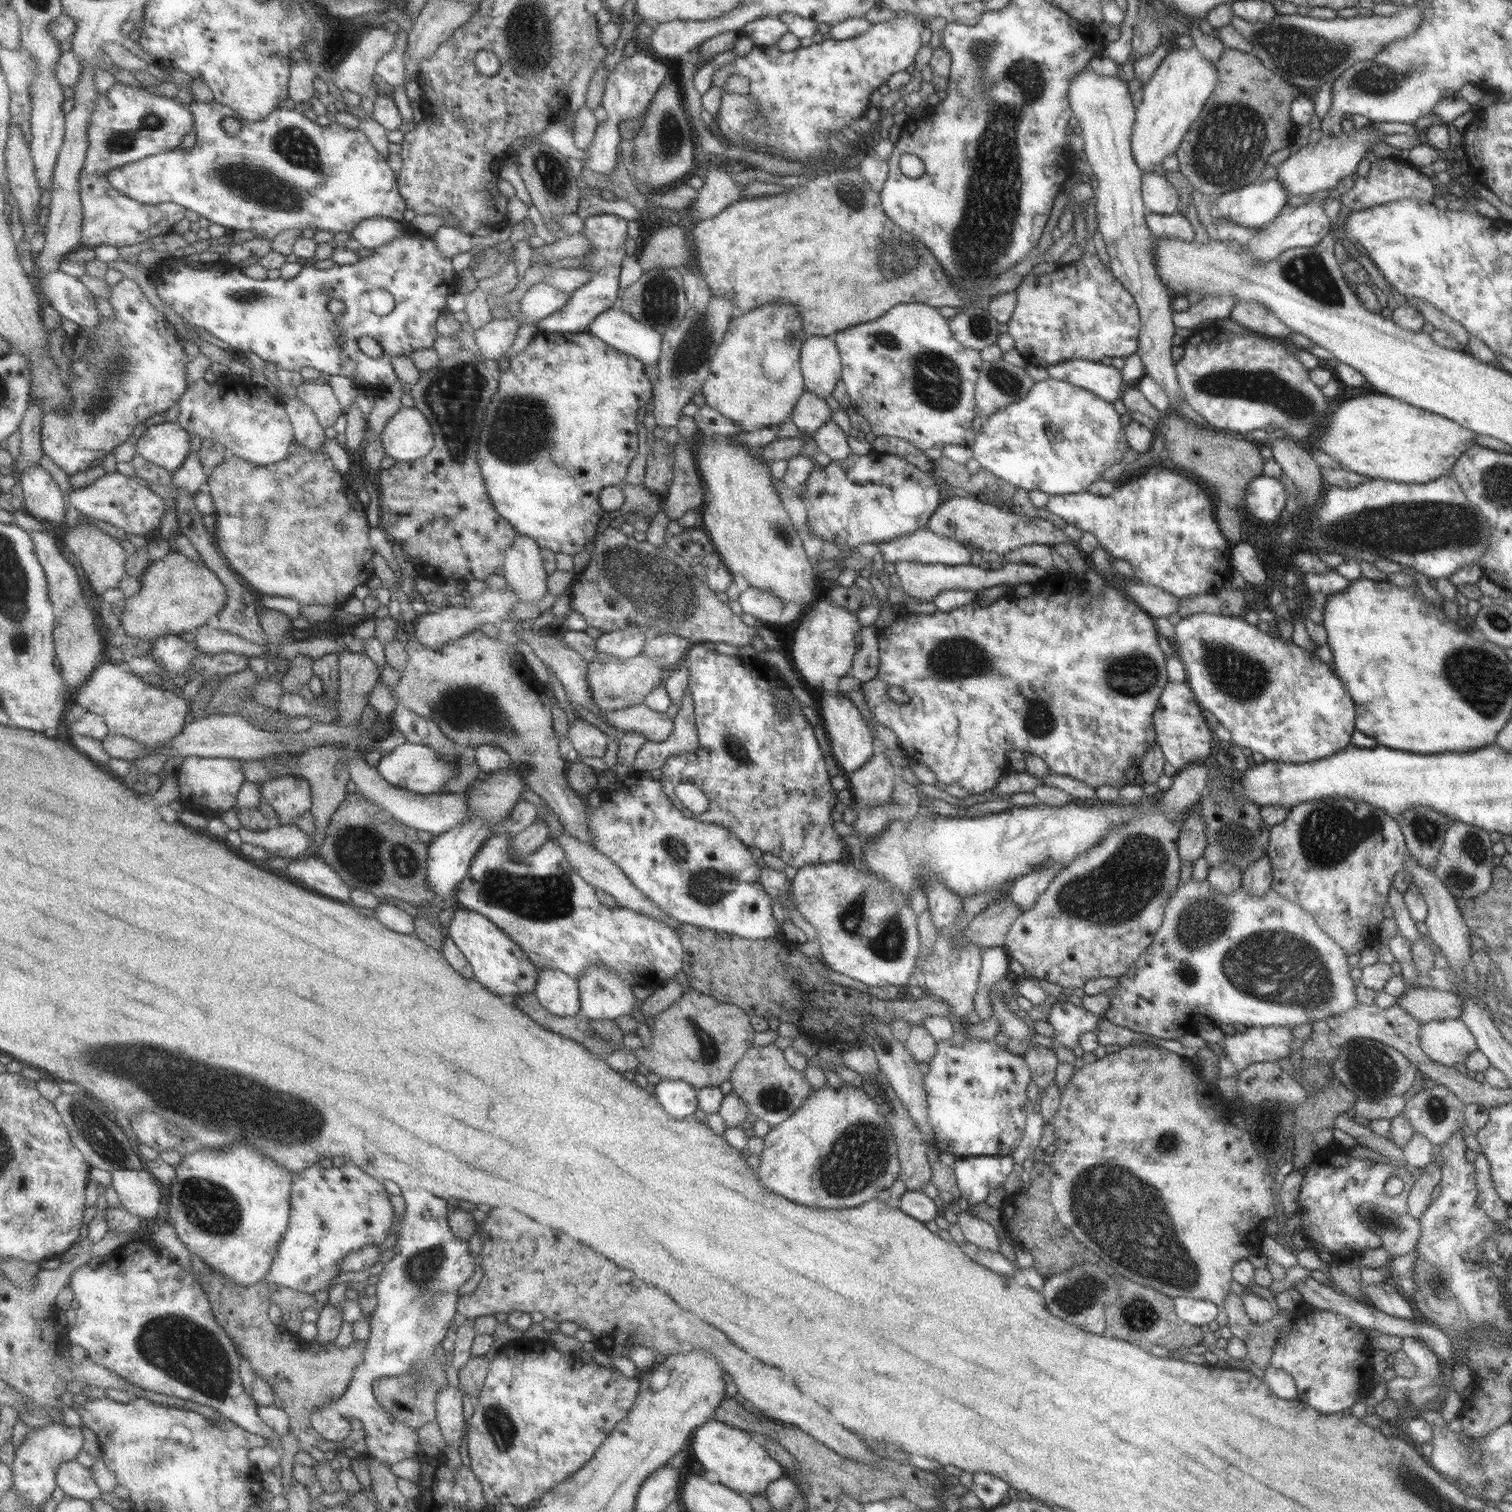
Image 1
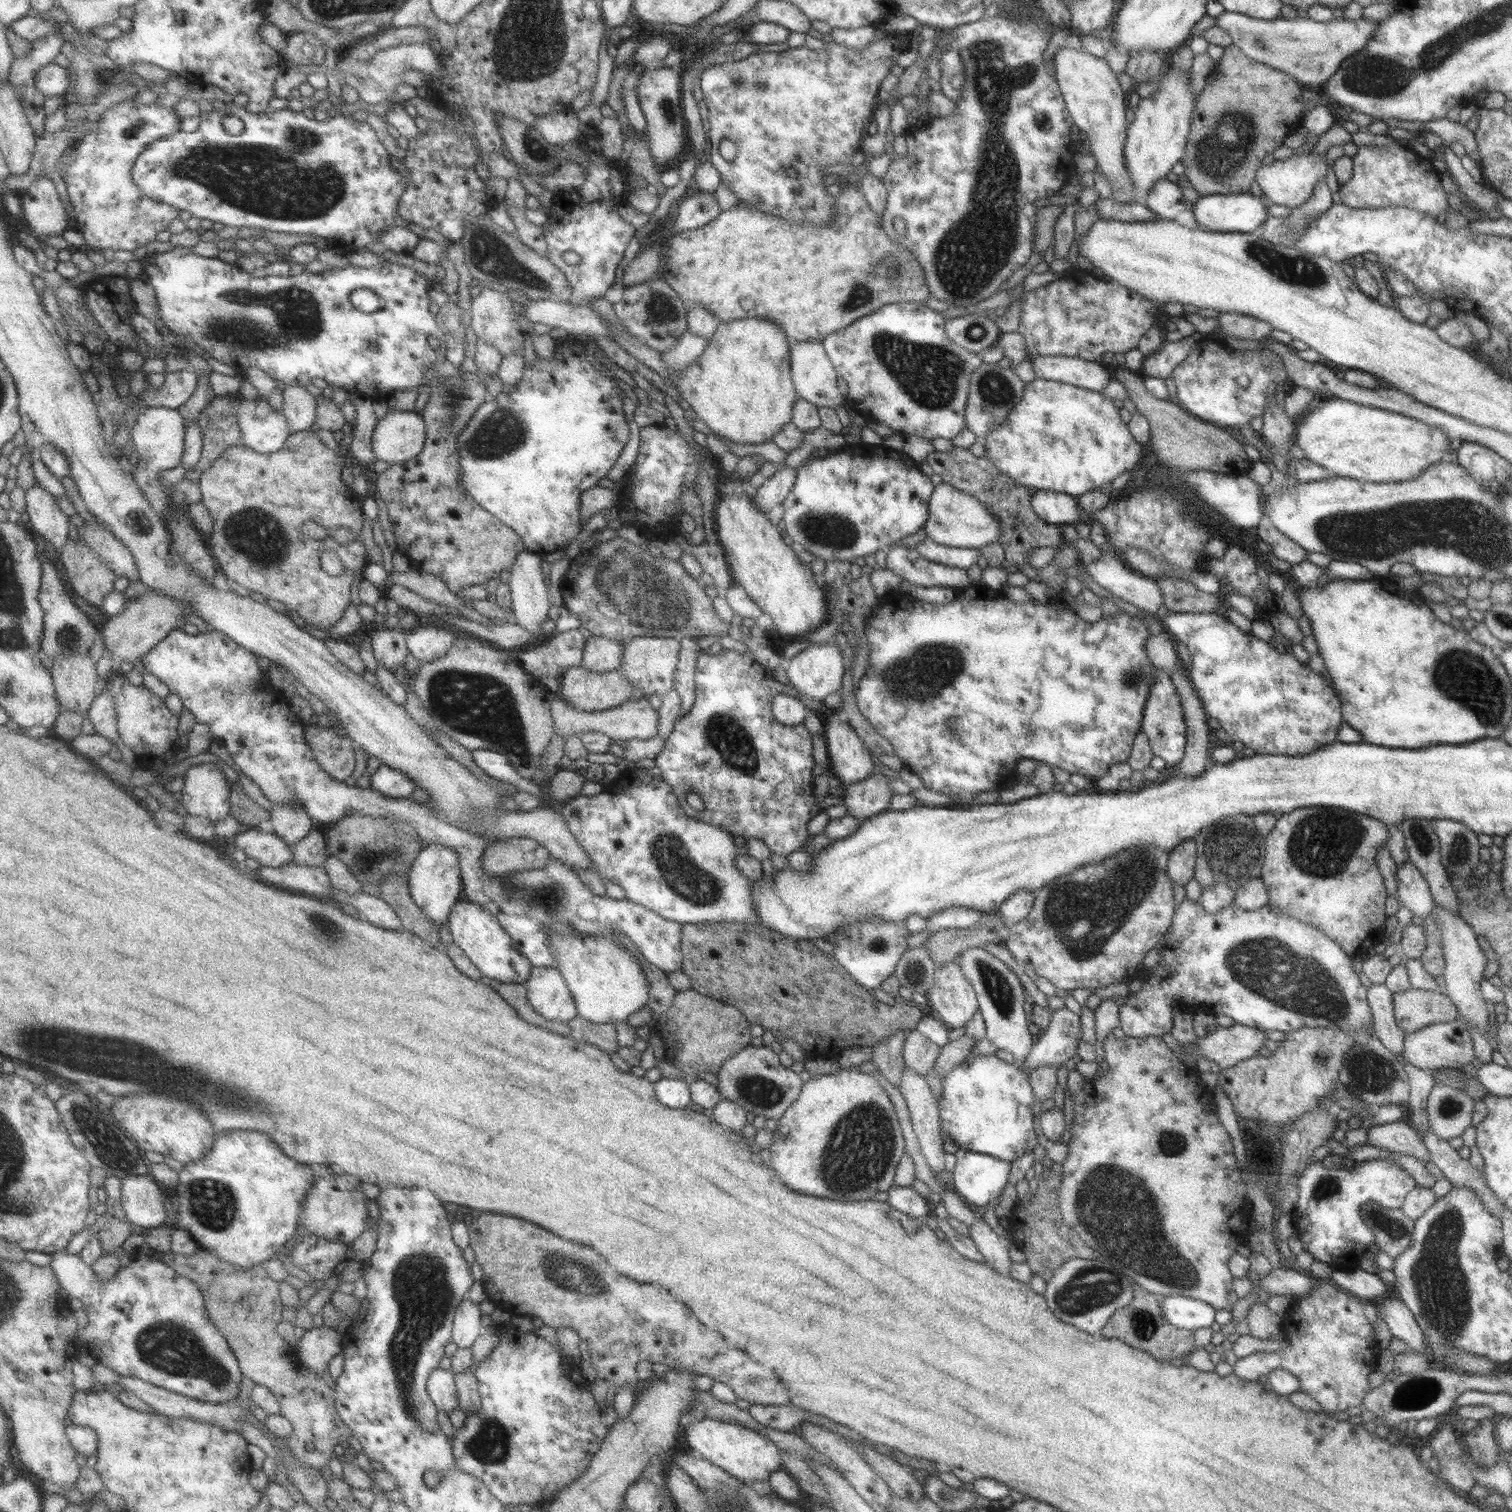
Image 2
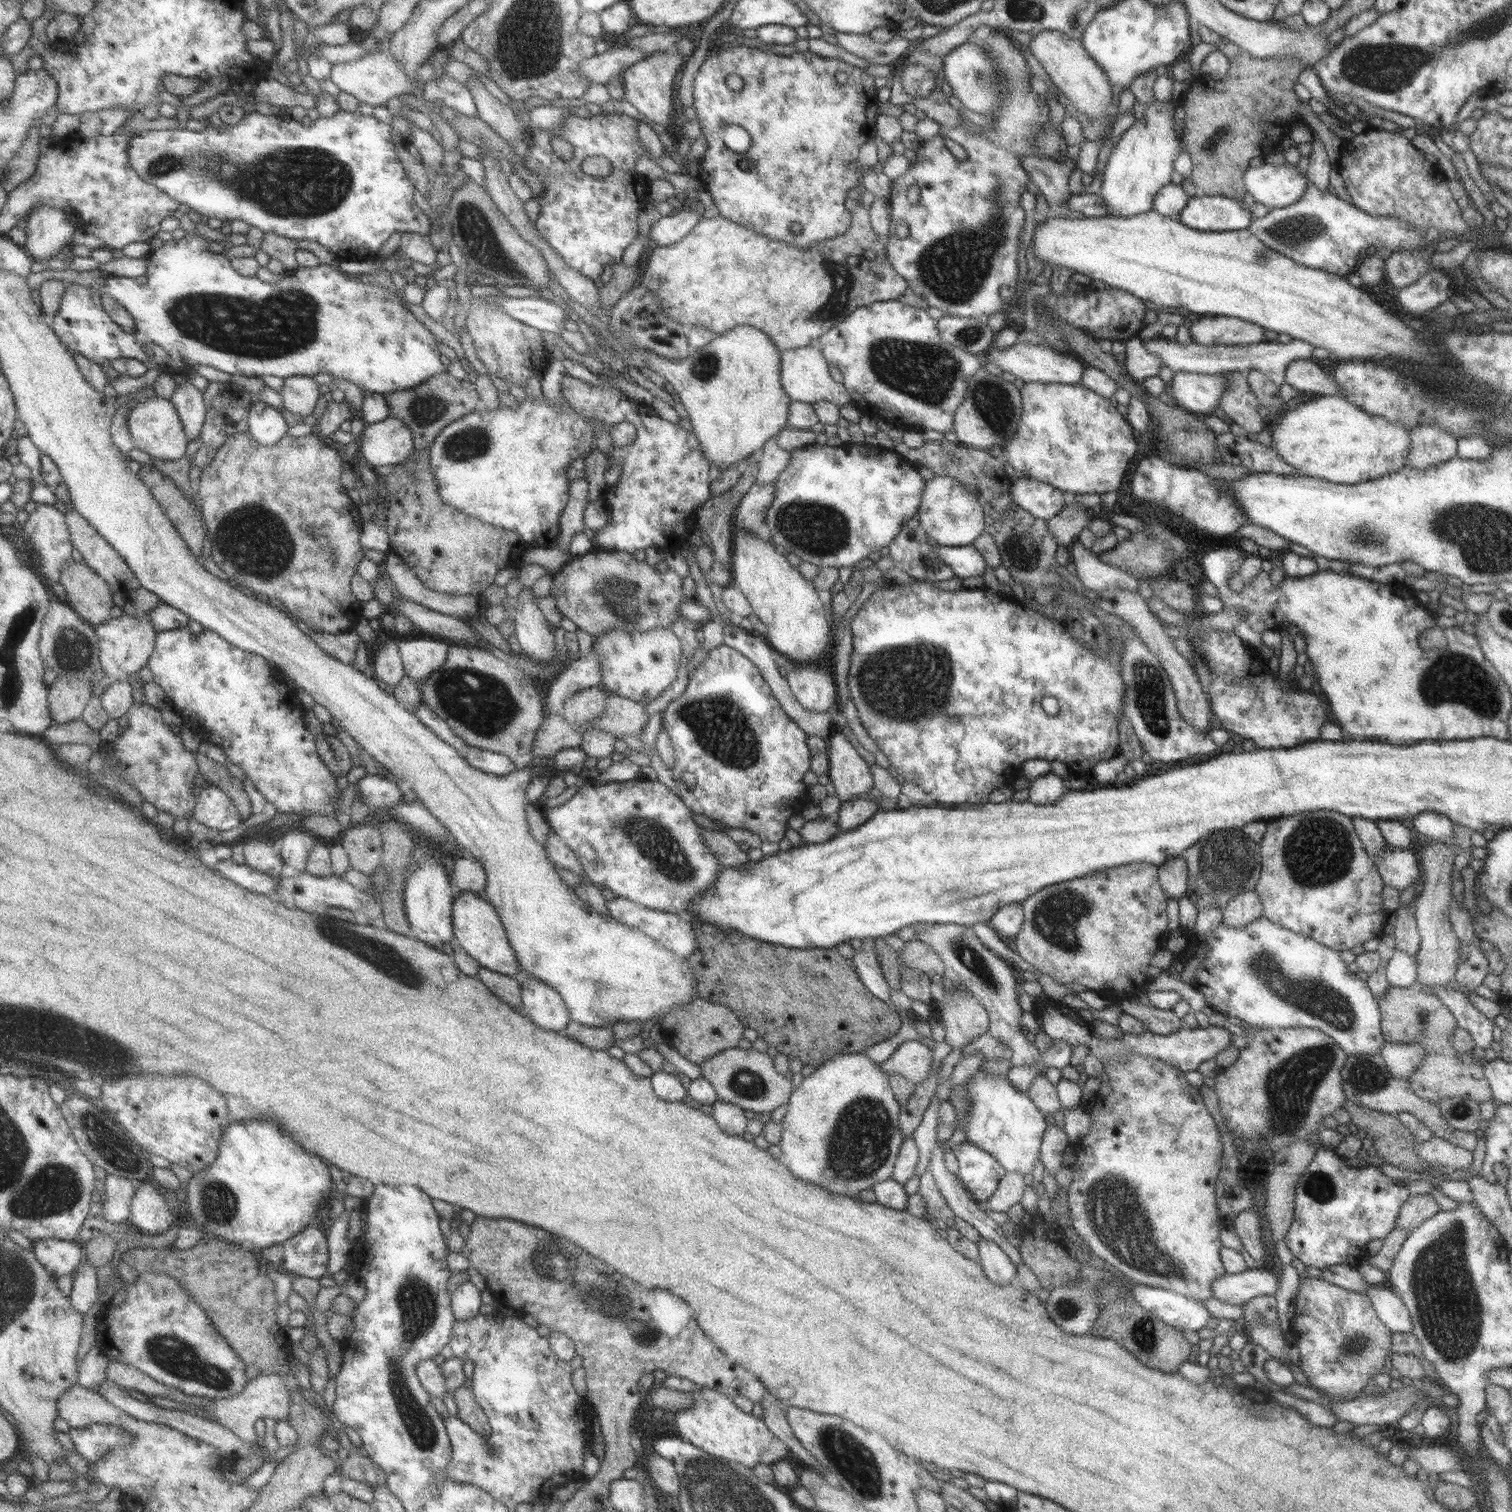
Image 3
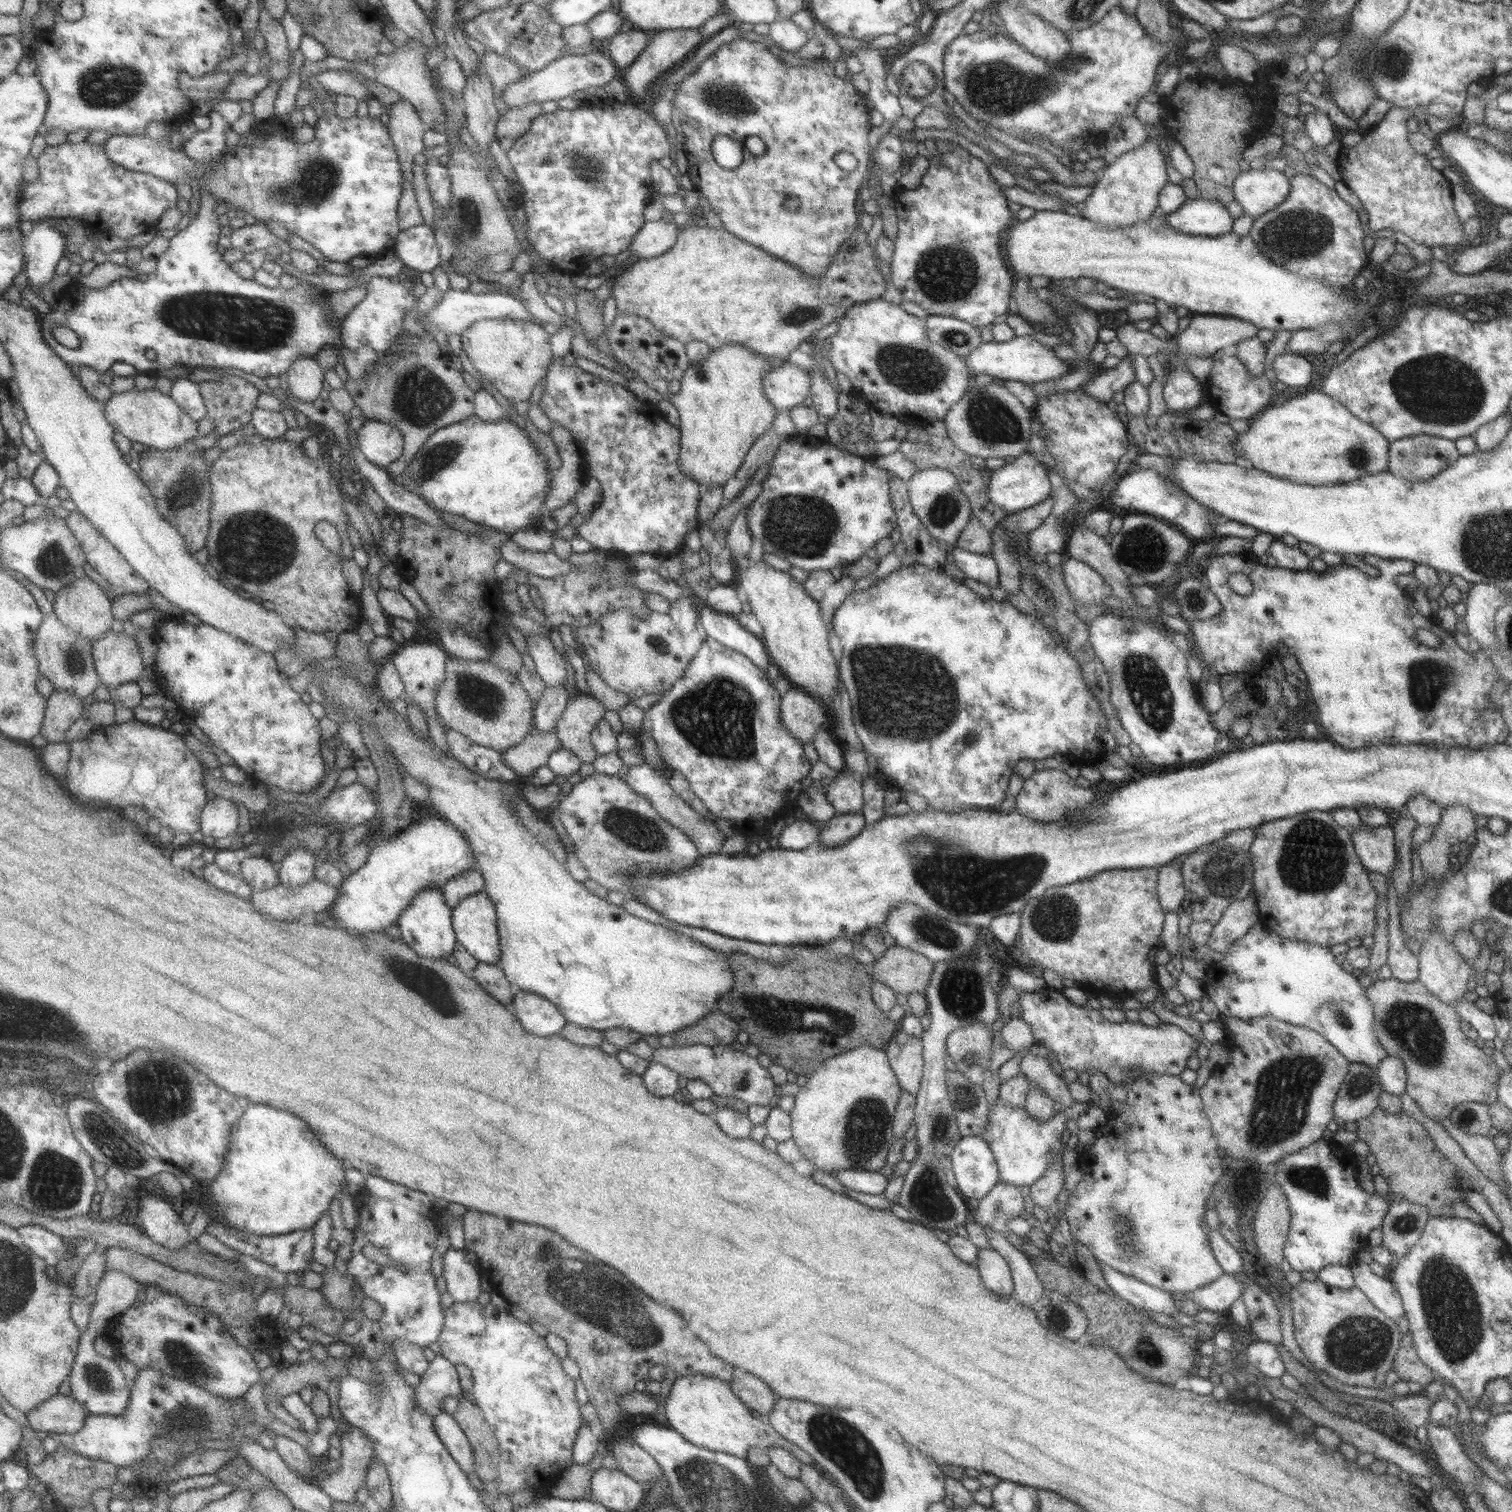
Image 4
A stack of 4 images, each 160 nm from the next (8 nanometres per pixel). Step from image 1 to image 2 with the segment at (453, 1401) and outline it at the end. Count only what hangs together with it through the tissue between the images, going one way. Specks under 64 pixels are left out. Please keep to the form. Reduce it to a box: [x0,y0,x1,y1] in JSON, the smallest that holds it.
[428,1368,459,1412]

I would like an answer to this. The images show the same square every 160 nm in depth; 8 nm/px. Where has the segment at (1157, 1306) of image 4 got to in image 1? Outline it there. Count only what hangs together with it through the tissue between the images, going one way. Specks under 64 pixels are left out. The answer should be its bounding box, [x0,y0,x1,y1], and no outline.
[1172,1297,1220,1327]

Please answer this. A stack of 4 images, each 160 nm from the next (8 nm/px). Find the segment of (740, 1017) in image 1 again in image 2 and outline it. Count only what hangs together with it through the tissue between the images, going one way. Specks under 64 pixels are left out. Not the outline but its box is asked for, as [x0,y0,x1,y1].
[656,989,750,1080]

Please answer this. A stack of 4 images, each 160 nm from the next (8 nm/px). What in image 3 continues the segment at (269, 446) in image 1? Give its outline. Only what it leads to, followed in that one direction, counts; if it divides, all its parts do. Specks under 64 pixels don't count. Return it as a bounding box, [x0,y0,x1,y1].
[250,400,289,446]

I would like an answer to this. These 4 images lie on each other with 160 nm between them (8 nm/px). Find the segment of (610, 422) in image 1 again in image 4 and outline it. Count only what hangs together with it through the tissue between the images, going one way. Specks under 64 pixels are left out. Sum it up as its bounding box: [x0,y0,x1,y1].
[395,416,551,535]

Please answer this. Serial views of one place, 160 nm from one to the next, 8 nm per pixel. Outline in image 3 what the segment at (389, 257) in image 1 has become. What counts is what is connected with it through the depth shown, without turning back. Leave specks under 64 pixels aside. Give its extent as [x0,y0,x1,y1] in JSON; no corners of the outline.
[52,233,449,395]

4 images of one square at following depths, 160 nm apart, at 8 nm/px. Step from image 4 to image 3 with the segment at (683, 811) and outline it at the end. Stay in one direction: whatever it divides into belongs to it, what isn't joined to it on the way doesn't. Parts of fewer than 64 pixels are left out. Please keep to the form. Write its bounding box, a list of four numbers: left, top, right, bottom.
[698,826,749,868]

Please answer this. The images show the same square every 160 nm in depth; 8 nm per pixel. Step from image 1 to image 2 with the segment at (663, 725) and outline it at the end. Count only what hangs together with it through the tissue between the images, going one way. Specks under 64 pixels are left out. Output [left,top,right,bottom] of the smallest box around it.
[550,696,658,741]

